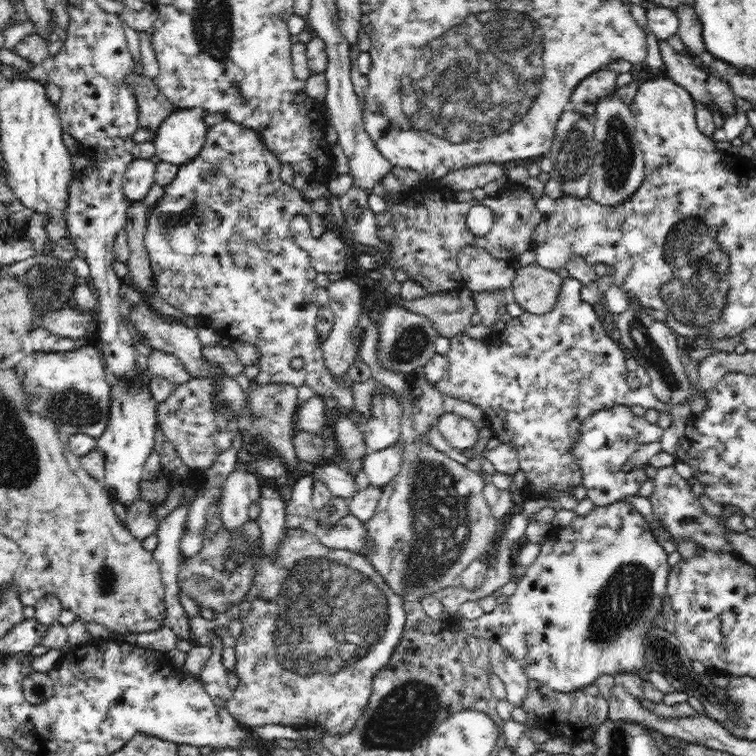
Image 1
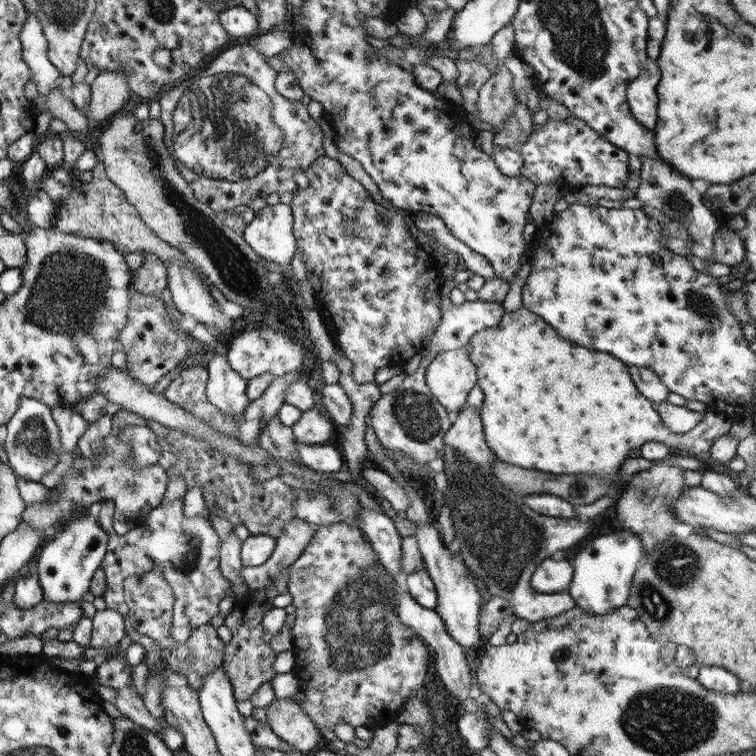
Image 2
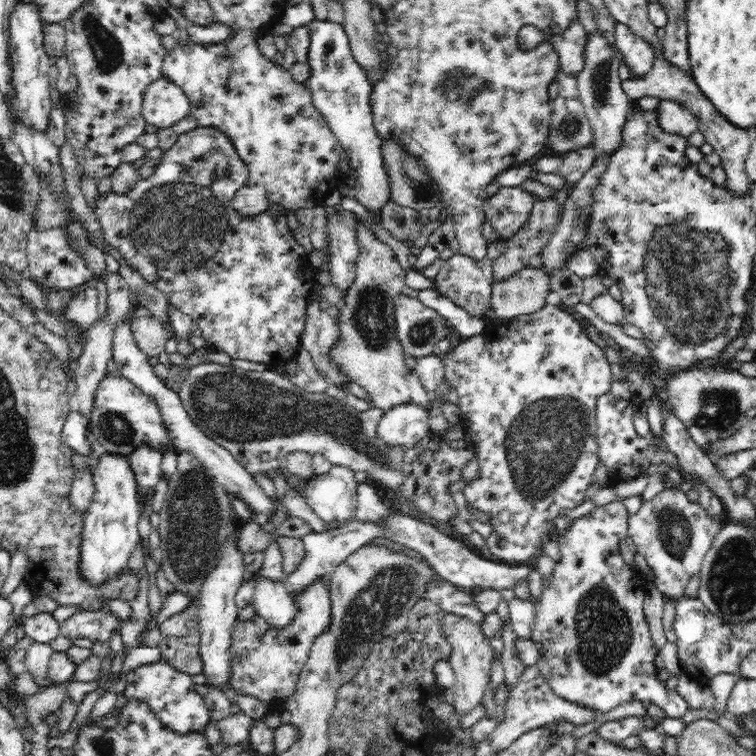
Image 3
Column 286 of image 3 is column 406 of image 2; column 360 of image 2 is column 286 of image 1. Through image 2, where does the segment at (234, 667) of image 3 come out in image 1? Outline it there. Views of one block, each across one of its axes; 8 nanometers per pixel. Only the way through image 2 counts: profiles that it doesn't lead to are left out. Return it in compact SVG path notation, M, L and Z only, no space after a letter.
M288 529L283 534L283 537L281 538L281 541L279 542L278 550L275 552L275 559L272 559L272 557L268 557L268 555L262 555L259 554L258 549L258 557L255 558L256 566L258 567L257 574L255 578L253 579L252 586L250 587L250 590L247 592L246 600L250 601L252 603L252 609L250 612L243 613L243 620L244 623L242 625L241 631L239 635L236 637L235 640L235 657L236 662L234 666L234 670L236 672L236 675L239 678L238 685L233 690L232 698L228 701L228 704L226 708L228 709L228 712L230 712L231 715L237 721L244 727L250 728L253 730L253 728L259 727L259 726L266 726L266 724L280 724L280 726L292 726L295 728L310 728L310 727L321 727L325 728L327 732L330 734L346 734L352 726L354 726L354 722L360 718L360 715L362 714L362 710L364 710L368 698L370 698L370 690L372 690L372 676L382 668L382 666L386 666L386 662L390 660L390 654L394 652L394 646L398 644L398 640L400 636L402 636L402 626L404 626L404 620L406 620L406 613L405 609L403 608L405 604L405 600L403 600L402 597L398 595L394 595L394 592L392 592L392 589L384 583L384 579L380 577L380 573L370 565L368 562L368 559L364 558L364 555L355 553L354 551L349 550L340 550L340 549L331 549L326 546L324 546L322 543L316 541L312 535L309 532L306 532L304 529Z

